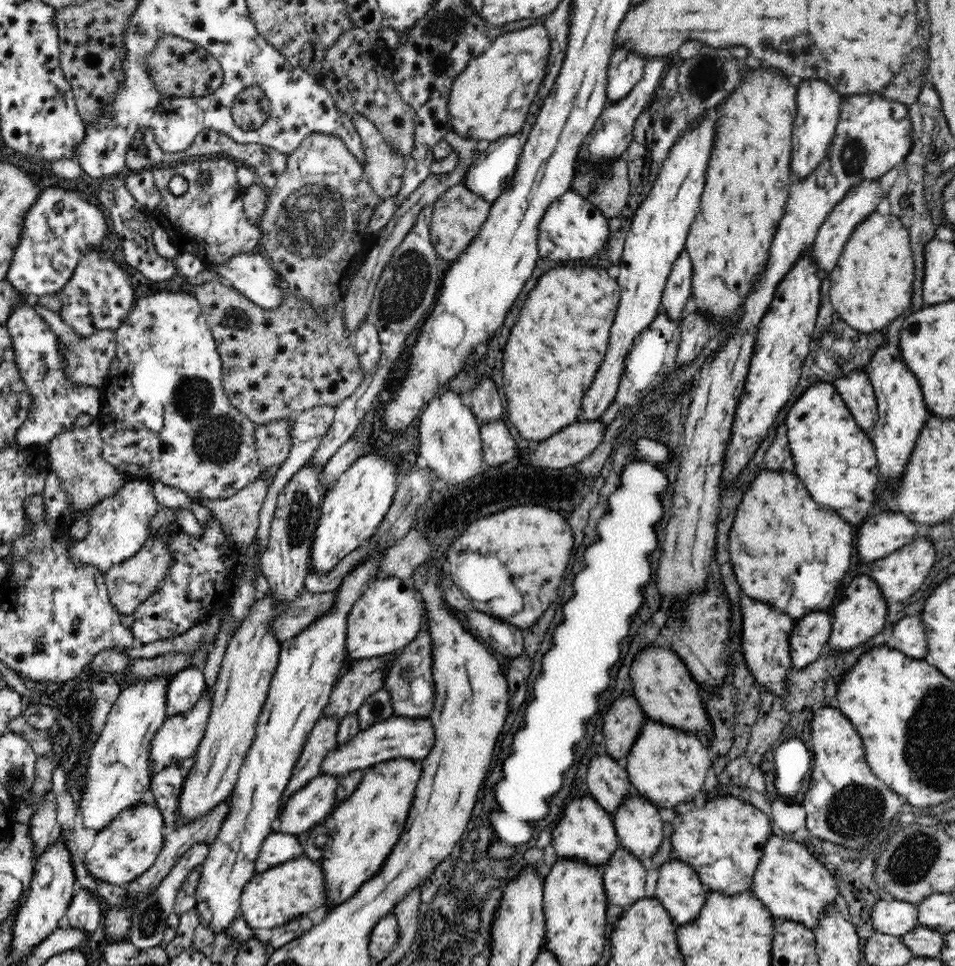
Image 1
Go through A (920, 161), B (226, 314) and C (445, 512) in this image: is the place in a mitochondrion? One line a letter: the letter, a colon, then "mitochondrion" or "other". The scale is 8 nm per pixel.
A: other
B: mitochondrion
C: mitochondrion

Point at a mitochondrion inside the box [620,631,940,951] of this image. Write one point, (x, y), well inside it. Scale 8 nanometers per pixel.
(856, 811)

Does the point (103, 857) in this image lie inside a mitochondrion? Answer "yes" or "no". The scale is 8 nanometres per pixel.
no

